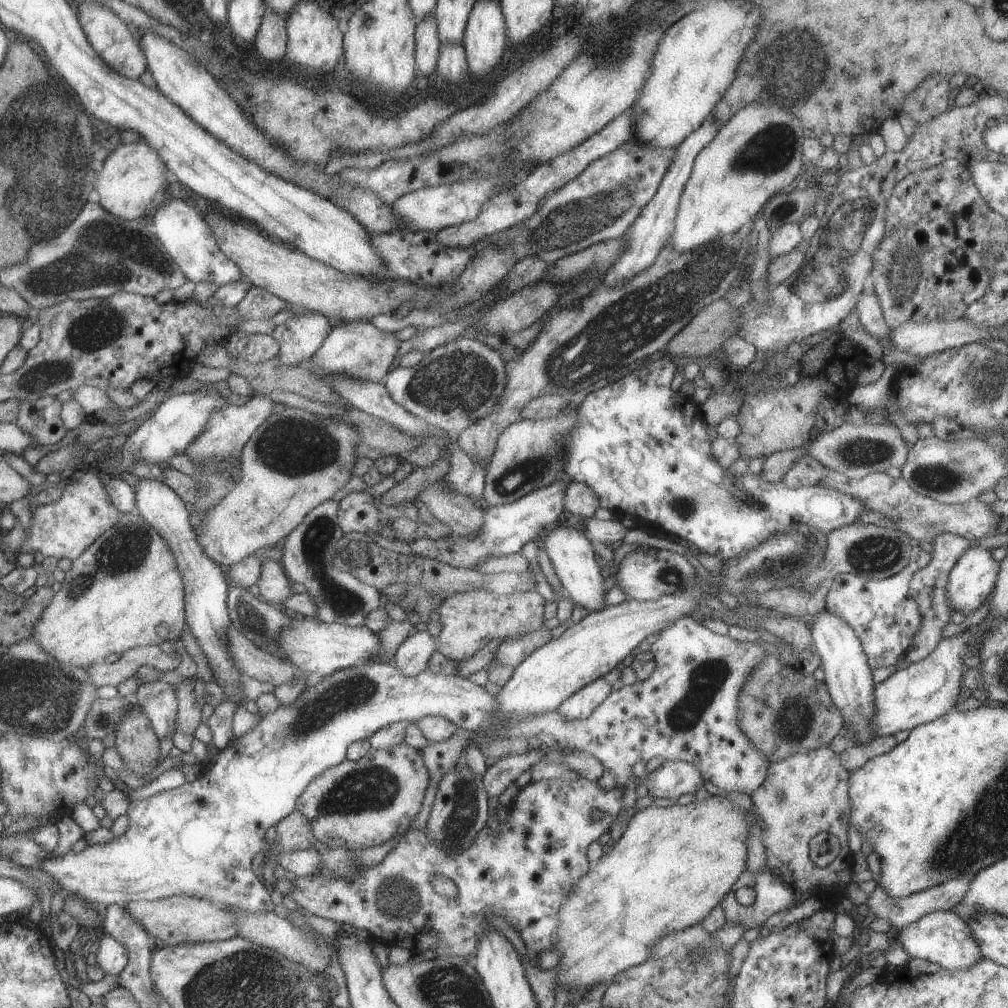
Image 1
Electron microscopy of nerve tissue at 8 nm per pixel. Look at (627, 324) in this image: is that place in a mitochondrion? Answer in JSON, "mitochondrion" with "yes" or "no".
{"mitochondrion":"yes"}

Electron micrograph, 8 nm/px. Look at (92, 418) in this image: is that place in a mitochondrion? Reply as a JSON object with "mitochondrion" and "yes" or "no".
{"mitochondrion":"no"}

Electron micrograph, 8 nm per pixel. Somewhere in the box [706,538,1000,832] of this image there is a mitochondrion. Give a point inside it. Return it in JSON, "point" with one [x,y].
{"point":[792,723]}

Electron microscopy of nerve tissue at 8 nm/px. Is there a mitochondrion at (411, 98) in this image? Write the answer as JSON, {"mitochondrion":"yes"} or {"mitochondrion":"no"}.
{"mitochondrion":"no"}

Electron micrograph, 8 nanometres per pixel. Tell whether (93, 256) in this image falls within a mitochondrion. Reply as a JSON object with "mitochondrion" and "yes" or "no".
{"mitochondrion":"yes"}

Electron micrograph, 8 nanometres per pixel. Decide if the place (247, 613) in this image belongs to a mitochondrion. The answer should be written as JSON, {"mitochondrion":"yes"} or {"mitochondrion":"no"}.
{"mitochondrion":"yes"}

